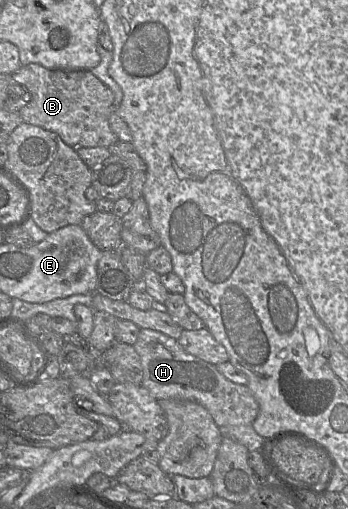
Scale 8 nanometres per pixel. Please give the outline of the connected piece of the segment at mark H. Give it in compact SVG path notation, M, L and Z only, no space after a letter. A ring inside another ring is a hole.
M142 328L133 346L141 360L143 371L141 385L157 400L171 399L197 402L209 411L218 427L249 425L256 419L259 404L247 385L236 384L228 380L217 370L216 365L189 354L176 339L159 331Z

